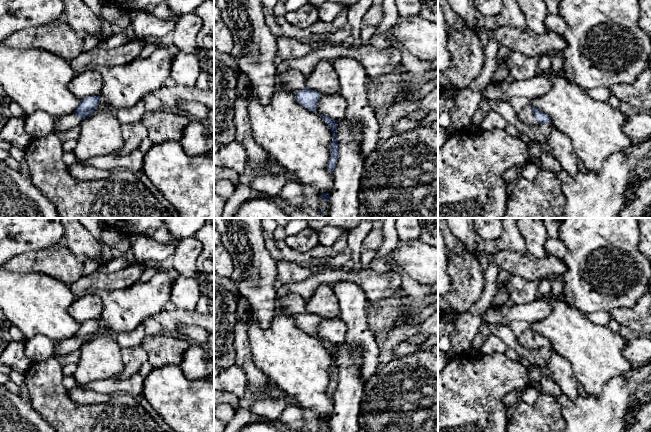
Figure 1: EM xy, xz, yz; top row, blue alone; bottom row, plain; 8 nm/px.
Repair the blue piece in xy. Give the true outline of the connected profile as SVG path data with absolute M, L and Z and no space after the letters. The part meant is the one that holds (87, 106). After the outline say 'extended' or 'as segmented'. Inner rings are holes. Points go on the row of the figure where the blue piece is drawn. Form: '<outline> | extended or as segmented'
M100 96L86 97L80 100L76 111L55 119L54 132L59 133L66 130L78 128L81 121L91 116L100 103Z | extended

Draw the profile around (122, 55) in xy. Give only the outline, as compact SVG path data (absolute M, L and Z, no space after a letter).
M135 38L117 48L105 49L97 45L89 51L83 51L70 62L75 76L87 69L99 66L124 66L139 57L148 40Z

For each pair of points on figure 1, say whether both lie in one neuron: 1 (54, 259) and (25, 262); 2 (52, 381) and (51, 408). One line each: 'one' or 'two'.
1: one
2: one

